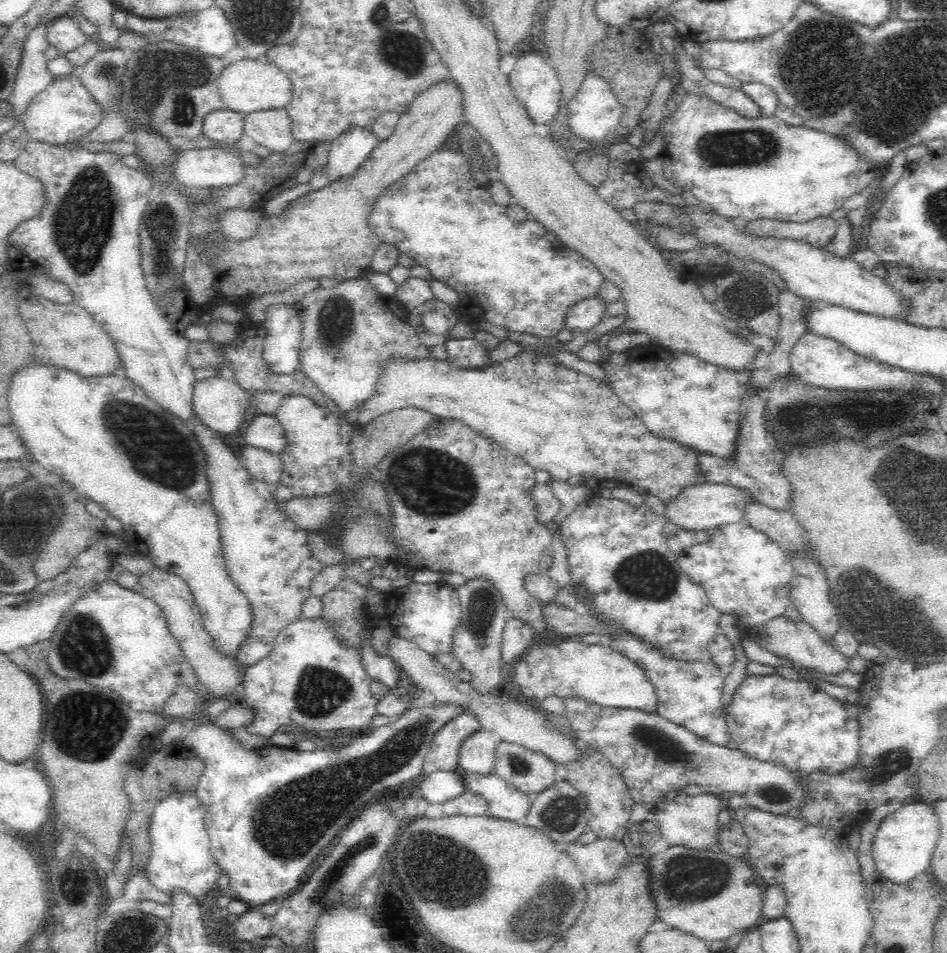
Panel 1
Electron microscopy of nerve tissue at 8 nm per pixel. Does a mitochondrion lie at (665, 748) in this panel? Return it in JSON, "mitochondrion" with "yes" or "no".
{"mitochondrion":"yes"}

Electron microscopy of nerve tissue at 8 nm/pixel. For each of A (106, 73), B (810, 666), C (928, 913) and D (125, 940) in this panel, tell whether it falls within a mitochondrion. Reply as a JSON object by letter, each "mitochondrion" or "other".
{"A":"mitochondrion","B":"other","C":"other","D":"mitochondrion"}

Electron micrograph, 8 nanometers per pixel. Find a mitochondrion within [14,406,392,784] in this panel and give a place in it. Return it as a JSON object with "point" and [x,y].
{"point":[86,725]}

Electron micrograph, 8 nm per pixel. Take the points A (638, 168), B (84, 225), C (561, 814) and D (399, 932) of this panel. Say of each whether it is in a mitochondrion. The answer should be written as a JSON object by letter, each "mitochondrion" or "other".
{"A":"other","B":"mitochondrion","C":"mitochondrion","D":"other"}

